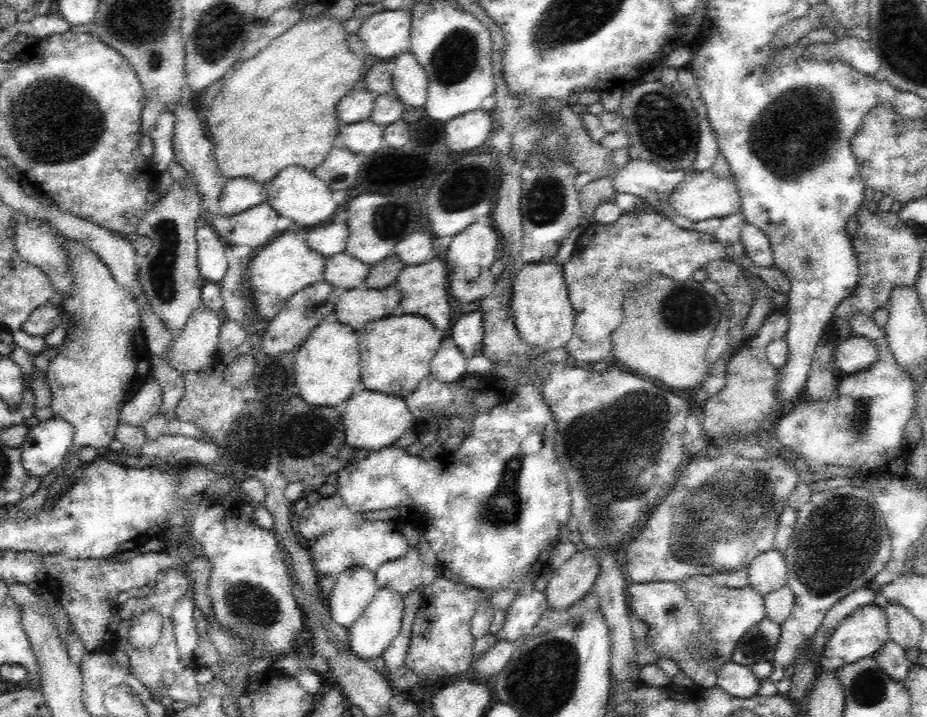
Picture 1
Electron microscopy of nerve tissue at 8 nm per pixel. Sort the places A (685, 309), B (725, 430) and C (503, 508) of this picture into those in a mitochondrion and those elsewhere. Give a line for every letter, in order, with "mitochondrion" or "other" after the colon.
A: mitochondrion
B: other
C: mitochondrion

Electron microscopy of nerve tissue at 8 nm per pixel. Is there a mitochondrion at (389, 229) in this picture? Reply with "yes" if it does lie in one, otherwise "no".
no

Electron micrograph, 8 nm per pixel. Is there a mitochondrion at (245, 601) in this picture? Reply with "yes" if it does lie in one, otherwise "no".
yes

